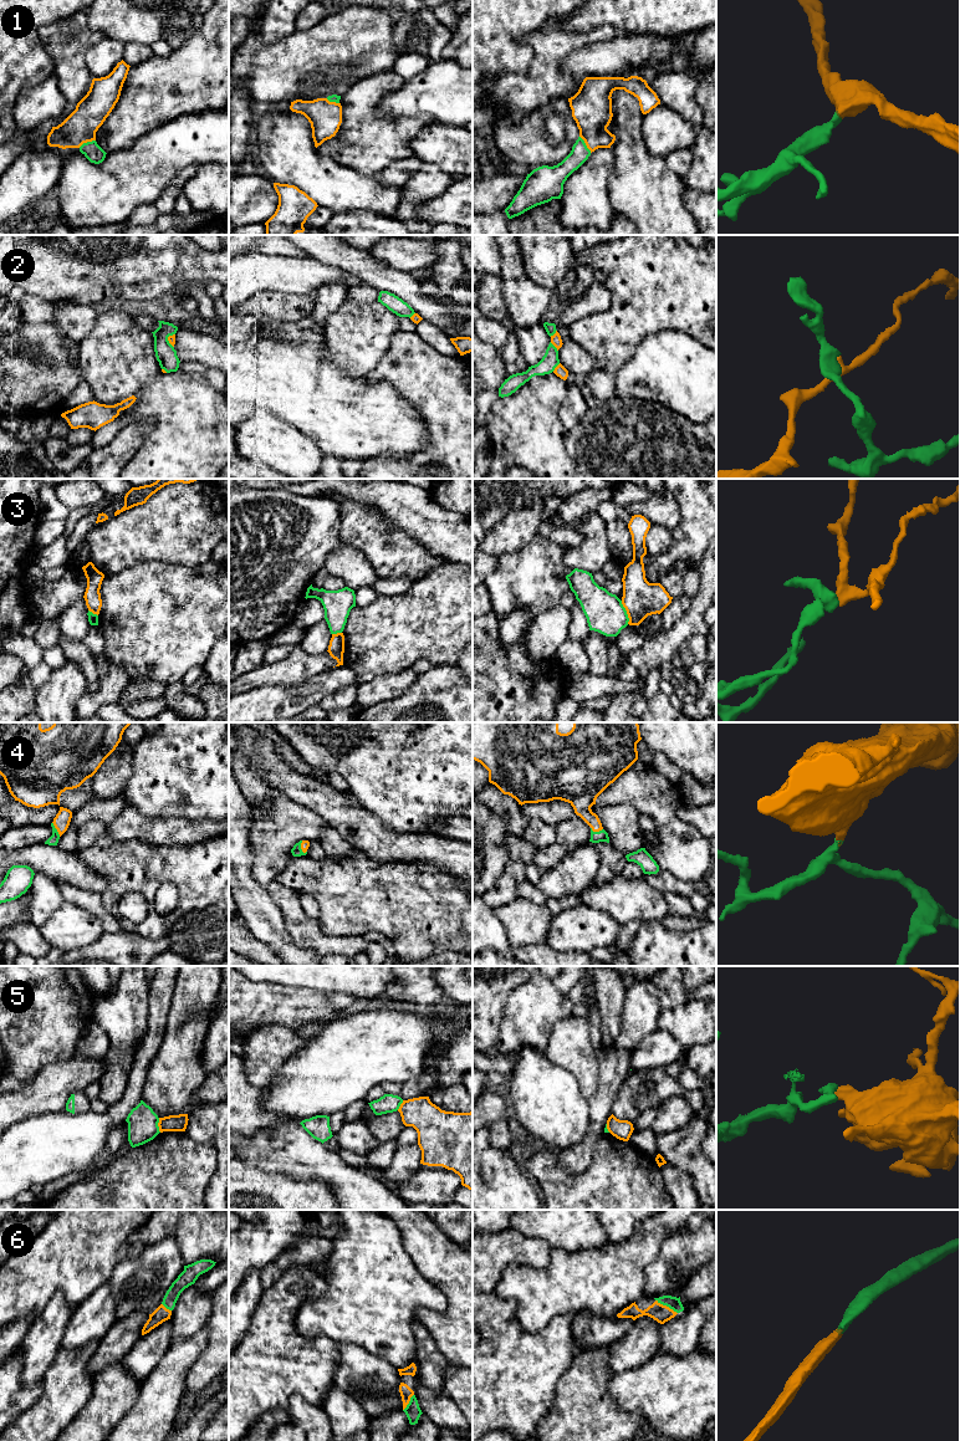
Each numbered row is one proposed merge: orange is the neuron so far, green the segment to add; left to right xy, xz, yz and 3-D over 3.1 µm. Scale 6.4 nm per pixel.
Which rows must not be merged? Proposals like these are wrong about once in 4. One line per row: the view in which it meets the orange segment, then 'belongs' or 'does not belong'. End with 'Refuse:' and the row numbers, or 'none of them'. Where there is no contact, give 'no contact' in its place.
1: contact in xy; belongs
2: contact in yz; belongs
3: contact in yz; does not belong
4: contact in xy; belongs
5: contact in xy; does not belong
6: contact in yz; belongs
Refuse: 3, 5

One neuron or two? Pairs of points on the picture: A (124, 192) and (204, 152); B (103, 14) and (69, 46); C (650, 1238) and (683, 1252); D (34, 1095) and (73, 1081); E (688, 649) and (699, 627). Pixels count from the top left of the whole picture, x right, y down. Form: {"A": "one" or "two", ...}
{"A": "one", "B": "two", "C": "two", "D": "one", "E": "two"}

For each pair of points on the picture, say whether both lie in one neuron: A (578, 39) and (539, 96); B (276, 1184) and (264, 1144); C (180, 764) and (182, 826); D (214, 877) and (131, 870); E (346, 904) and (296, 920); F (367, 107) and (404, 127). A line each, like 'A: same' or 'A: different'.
A: same
B: different
C: different
D: same
E: different
F: same

